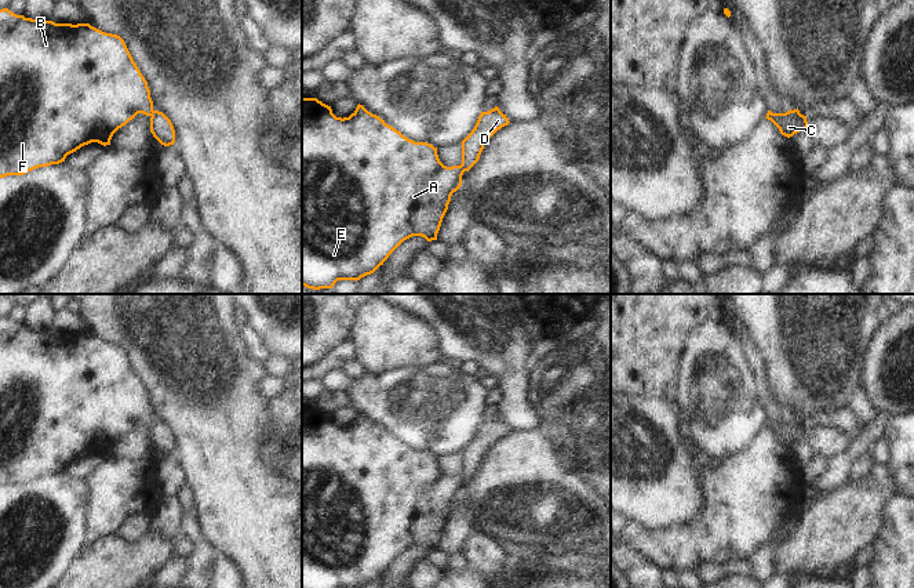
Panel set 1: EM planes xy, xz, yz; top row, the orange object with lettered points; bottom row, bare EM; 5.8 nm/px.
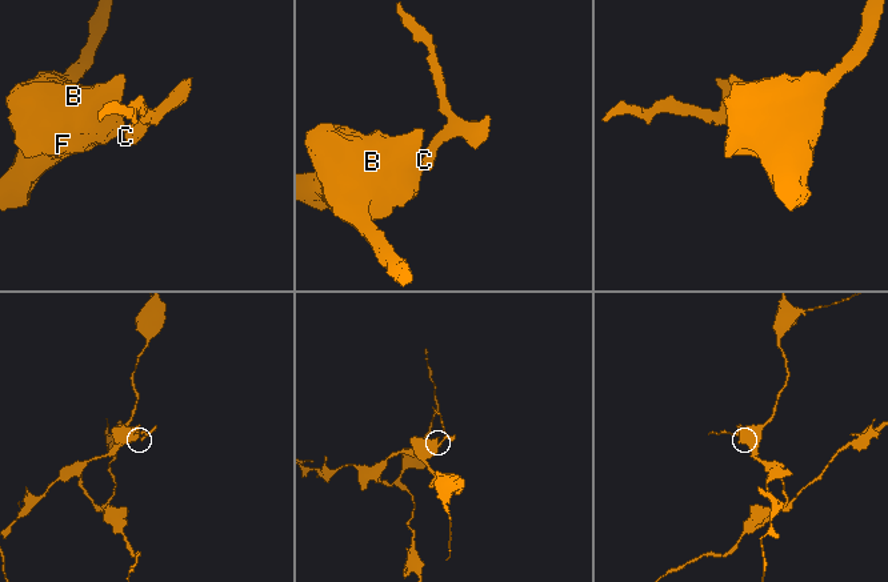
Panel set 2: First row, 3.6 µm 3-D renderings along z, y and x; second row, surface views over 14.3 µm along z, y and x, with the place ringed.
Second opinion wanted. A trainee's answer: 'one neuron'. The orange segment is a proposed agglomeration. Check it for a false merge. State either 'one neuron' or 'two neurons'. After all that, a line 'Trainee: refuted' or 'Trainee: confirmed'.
two neurons
Trainee: refuted

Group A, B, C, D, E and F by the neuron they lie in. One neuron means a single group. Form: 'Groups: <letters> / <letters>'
Groups: A B E F / C D.

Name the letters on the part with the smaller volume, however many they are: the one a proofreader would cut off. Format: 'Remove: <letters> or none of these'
Remove: C, D

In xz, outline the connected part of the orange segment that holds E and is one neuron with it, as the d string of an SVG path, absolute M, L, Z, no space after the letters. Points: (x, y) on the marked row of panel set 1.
M302 98L302 286L313 290L332 288L338 280L360 280L374 273L389 255L407 239L422 236L427 242L437 240L443 218L448 210L451 196L462 185L462 166L444 166L437 148L427 142L415 142L386 124L379 116L357 105L349 117L336 117L331 106L317 98Z

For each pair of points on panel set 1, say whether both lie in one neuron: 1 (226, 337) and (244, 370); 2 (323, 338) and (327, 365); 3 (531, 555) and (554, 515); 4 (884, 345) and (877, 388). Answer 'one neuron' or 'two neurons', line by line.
1: one neuron
2: two neurons
3: two neurons
4: one neuron

